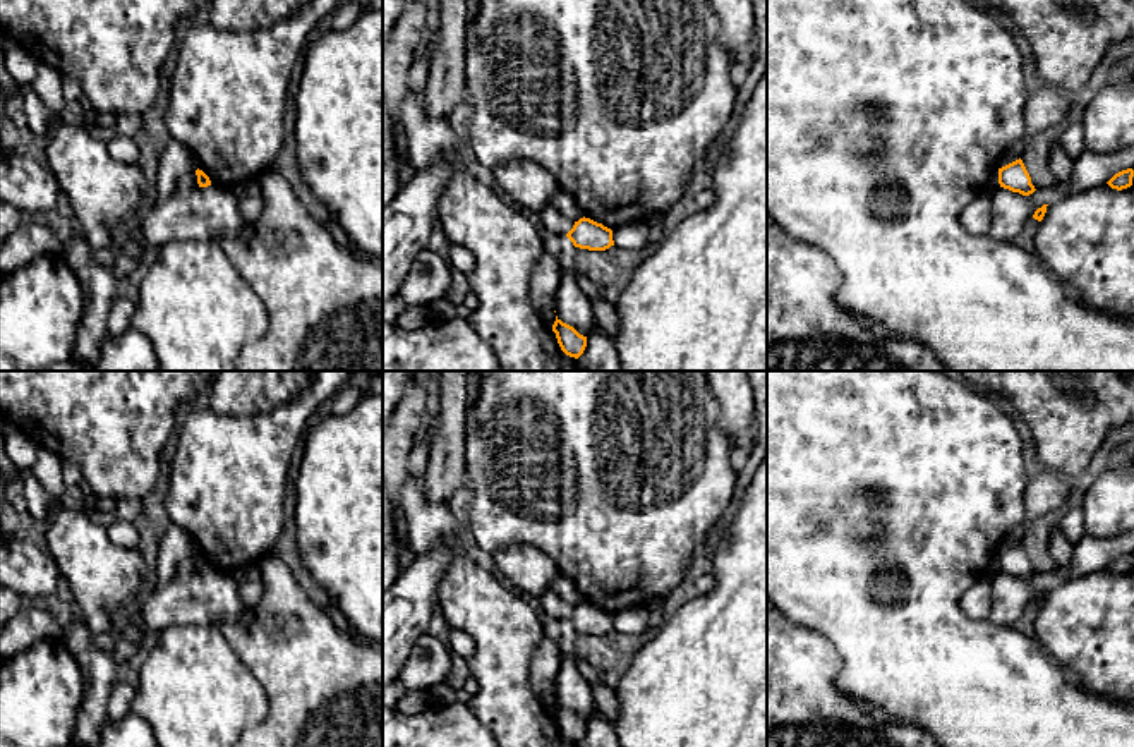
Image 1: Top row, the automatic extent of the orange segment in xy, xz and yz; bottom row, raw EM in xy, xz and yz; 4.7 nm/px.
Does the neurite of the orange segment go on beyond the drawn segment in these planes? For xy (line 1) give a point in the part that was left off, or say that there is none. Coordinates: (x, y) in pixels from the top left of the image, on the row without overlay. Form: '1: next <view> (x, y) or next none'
1: next none

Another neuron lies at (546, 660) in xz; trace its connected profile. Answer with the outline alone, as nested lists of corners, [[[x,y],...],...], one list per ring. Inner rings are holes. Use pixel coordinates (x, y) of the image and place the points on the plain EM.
[[[544,637],[535,647],[530,661],[530,682],[535,695],[552,711],[556,706],[554,682],[559,673],[564,653]]]

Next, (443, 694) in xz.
[[[437,683],[431,689],[431,701],[434,706],[449,706],[456,701],[456,690],[448,683]]]

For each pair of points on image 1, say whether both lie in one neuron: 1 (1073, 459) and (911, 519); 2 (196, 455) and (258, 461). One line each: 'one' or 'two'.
1: two
2: one

